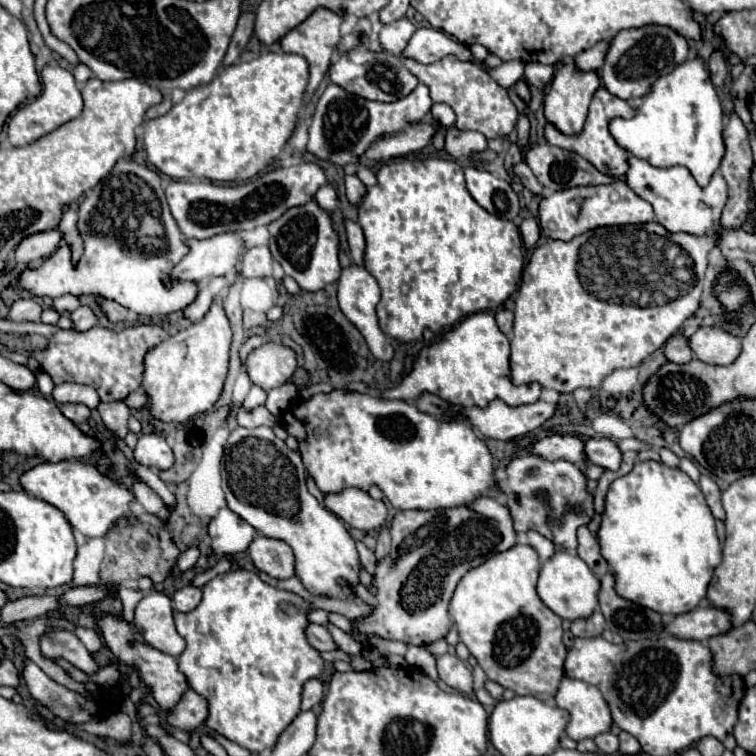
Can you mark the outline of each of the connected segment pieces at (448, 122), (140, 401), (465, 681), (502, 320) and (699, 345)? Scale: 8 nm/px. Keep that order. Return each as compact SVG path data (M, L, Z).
M433 104L431 114L433 114L435 122L441 124L441 126L445 126L445 128L451 128L455 124L455 112L447 104Z
M141 388L135 394L129 394L124 402L129 408L143 408L143 406L147 406L147 396L145 396L145 392Z
M453 654L439 656L437 658L437 672L439 672L439 678L447 686L451 686L459 692L465 692L467 696L473 694L473 690L471 690L471 686L473 686L471 668L465 662L461 662L457 656L453 656Z
M497 310L495 312L495 320L497 320L497 326L499 330L509 336L513 332L513 312L511 310Z
M697 328L697 332L689 336L689 348L701 362L731 364L739 356L741 342L721 328Z

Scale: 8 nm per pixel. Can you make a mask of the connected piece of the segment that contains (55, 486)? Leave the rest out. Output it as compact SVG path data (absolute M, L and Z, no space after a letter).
M63 460L57 464L51 462L37 464L35 468L23 472L19 482L25 492L59 508L67 516L69 524L89 538L105 536L107 530L113 526L113 522L125 516L129 502L135 498L131 488L119 482L113 474L101 474L95 466L77 460Z

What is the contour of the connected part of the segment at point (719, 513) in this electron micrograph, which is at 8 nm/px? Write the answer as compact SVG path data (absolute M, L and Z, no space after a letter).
M701 476L699 488L701 488L703 494L705 494L705 500L707 500L707 506L711 508L711 514L713 514L717 520L725 520L725 512L723 512L723 506L721 506L721 490L719 490L719 486L717 486L711 478Z

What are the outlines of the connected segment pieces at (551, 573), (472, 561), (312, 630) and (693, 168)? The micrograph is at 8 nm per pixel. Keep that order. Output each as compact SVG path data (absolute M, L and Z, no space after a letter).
M567 550L555 552L543 566L537 582L537 594L545 606L549 606L557 616L567 620L587 618L597 608L597 590L599 578L589 570L589 566L575 554Z
M455 506L455 508L443 508L443 510L419 510L419 512L417 510L401 510L401 512L397 512L391 522L391 552L383 560L377 562L377 568L373 574L371 584L373 584L375 592L371 592L363 584L351 586L349 582L339 580L339 584L351 588L357 602L371 606L371 614L353 620L355 632L351 636L359 644L363 644L363 648L369 648L369 636L379 636L383 640L401 640L401 642L413 644L413 646L427 646L435 640L445 638L445 634L453 626L453 620L447 614L447 604L453 596L457 582L463 578L465 572L483 564L485 558L505 552L513 544L515 544L513 520L505 506L499 506L499 520L489 520L489 518L469 510L467 506Z
M309 622L309 624L307 624L305 634L307 634L307 642L309 642L315 650L319 650L319 652L335 650L335 648L337 648L337 646L335 646L335 642L333 642L333 638L331 638L331 634L327 632L327 628L325 628L325 626L319 626L319 624Z
M701 58L687 60L671 74L661 76L651 92L643 96L637 114L631 120L615 118L609 130L617 144L633 156L657 168L685 166L701 186L709 184L725 154L723 108Z

